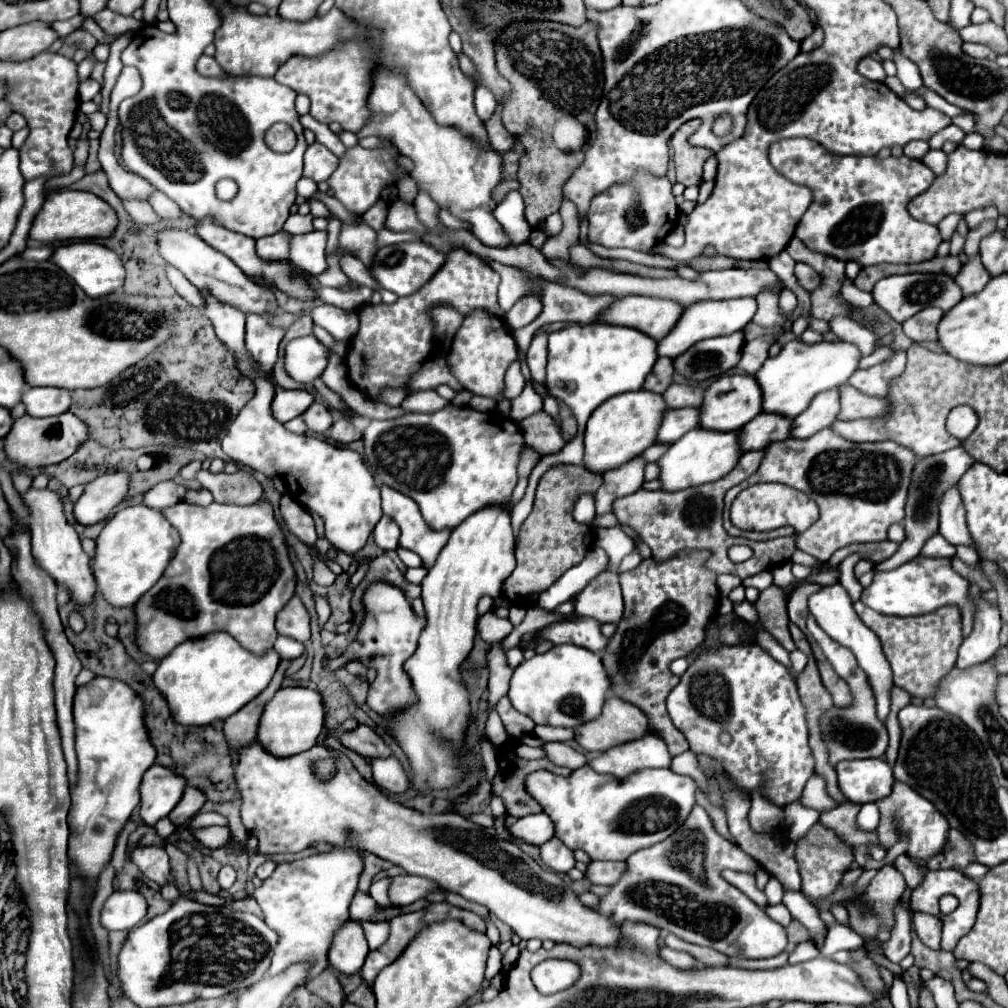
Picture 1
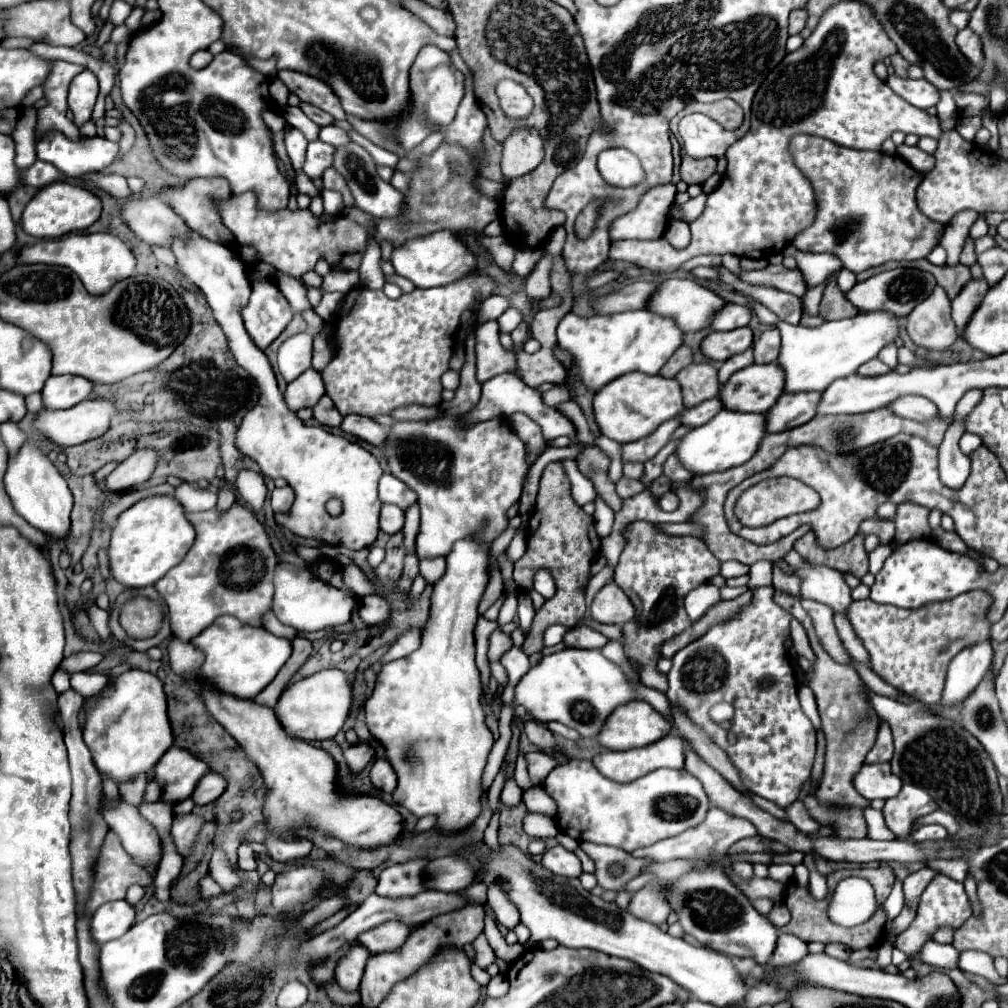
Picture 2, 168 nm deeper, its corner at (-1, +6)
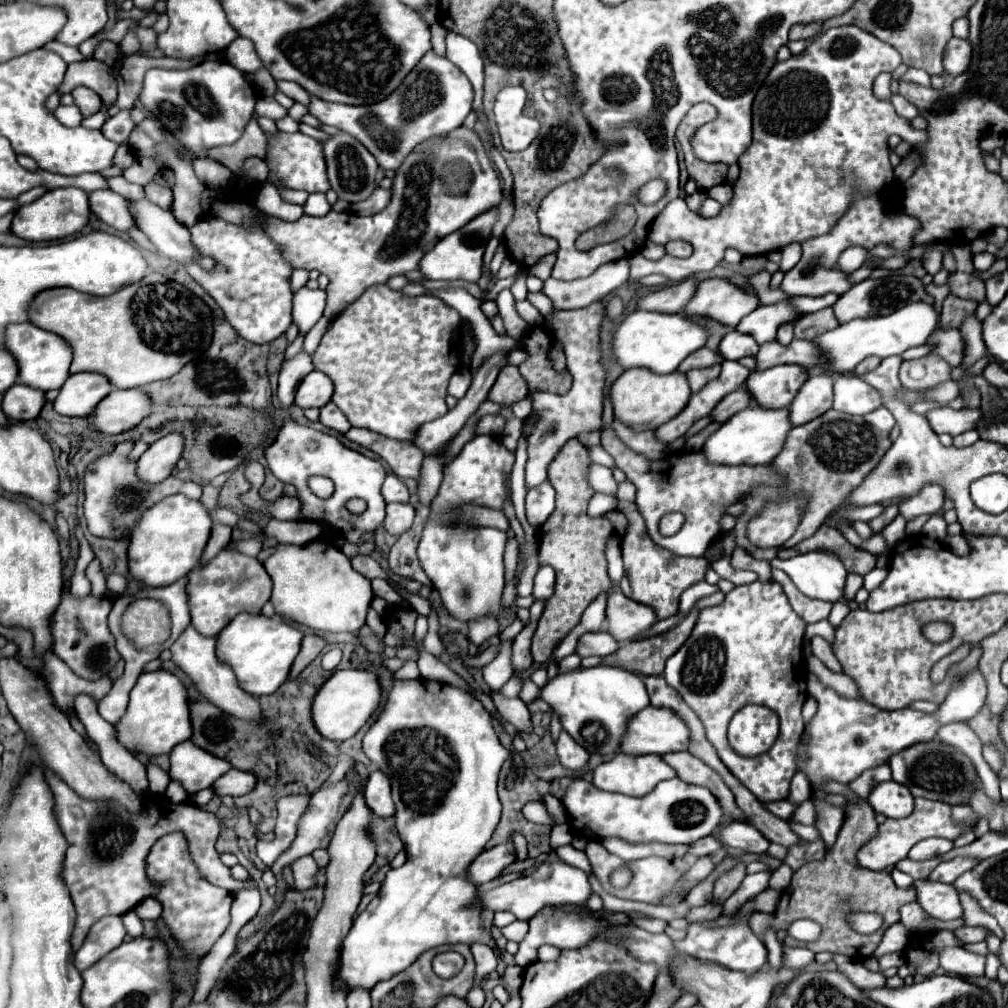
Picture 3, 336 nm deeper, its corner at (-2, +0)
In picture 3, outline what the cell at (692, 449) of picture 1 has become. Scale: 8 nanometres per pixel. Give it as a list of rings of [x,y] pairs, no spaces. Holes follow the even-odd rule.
[[[750,406],[738,414],[734,414],[730,420],[726,420],[704,444],[704,454],[710,462],[716,464],[768,464],[782,452],[786,436],[792,428],[788,420],[788,408],[770,410],[770,408],[758,408]]]

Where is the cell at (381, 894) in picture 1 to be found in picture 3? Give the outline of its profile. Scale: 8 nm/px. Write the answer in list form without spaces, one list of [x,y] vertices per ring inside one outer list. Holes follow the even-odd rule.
[[[394,680],[394,688],[388,696],[388,702],[382,710],[382,714],[378,716],[378,720],[370,726],[370,730],[366,732],[364,736],[364,754],[372,760],[372,764],[386,772],[388,778],[390,778],[390,784],[392,784],[392,798],[394,798],[394,804],[396,804],[396,828],[398,828],[398,834],[404,842],[404,850],[406,850],[406,864],[396,868],[396,870],[388,870],[386,874],[386,880],[382,882],[382,888],[380,892],[374,896],[374,900],[368,904],[368,908],[364,912],[360,912],[354,920],[354,926],[350,930],[350,934],[346,936],[344,940],[344,946],[342,946],[342,956],[340,956],[340,976],[342,976],[342,984],[346,984],[346,990],[352,990],[352,988],[374,988],[374,984],[382,982],[382,980],[388,980],[396,974],[400,974],[402,970],[406,970],[410,964],[414,964],[414,960],[430,950],[430,948],[436,948],[436,946],[442,946],[442,944],[488,944],[490,948],[496,946],[496,942],[492,940],[492,936],[486,932],[484,924],[482,924],[482,908],[480,906],[474,906],[476,900],[478,900],[478,892],[476,892],[476,886],[468,880],[468,866],[472,864],[472,860],[486,848],[486,842],[492,838],[494,830],[496,830],[496,824],[500,820],[500,800],[498,800],[498,794],[496,794],[496,782],[498,782],[498,772],[504,764],[504,760],[510,756],[510,752],[498,742],[498,736],[492,728],[492,716],[482,708],[482,704],[468,692],[456,688],[456,686],[450,686],[450,684],[444,684],[444,682],[436,682],[436,680],[424,680],[424,682],[402,682],[402,680]]]

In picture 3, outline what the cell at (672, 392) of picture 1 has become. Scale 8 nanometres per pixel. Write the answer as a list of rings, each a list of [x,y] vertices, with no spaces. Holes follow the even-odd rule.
[[[710,366],[710,368],[702,368],[702,370],[690,370],[686,376],[688,376],[692,392],[698,392],[704,384],[714,380],[718,374],[720,374],[720,366]]]

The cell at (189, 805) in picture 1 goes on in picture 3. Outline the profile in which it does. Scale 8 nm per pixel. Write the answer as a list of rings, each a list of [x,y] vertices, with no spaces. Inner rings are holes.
[[[228,770],[226,774],[222,774],[214,784],[214,792],[216,796],[244,796],[254,788],[254,780],[256,776],[250,772],[242,772],[242,770]]]

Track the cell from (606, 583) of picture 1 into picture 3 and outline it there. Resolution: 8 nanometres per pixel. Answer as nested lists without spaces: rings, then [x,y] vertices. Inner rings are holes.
[[[620,590],[608,596],[604,630],[612,634],[618,642],[634,640],[638,634],[648,630],[656,620],[658,618],[654,608],[626,598]]]

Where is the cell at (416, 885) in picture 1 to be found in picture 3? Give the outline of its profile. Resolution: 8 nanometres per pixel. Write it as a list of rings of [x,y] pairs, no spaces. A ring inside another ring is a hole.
[[[504,842],[504,844],[498,844],[494,846],[492,850],[484,850],[482,856],[478,856],[470,868],[468,868],[468,876],[470,876],[470,882],[474,882],[476,886],[478,884],[484,884],[484,882],[490,882],[494,880],[504,868],[508,868],[514,860],[516,860],[516,846],[514,842]]]

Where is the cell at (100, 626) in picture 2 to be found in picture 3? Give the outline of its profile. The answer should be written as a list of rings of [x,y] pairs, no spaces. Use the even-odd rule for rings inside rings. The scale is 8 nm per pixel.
[[[64,582],[62,602],[58,604],[56,612],[50,618],[52,638],[54,638],[54,654],[58,658],[62,658],[74,674],[78,674],[84,680],[96,682],[96,680],[108,676],[110,670],[114,670],[120,660],[114,636],[108,628],[108,614],[112,610],[114,600],[110,596],[94,598],[92,594],[88,594],[84,598],[74,598],[68,590],[70,590],[70,582]],[[68,640],[70,640],[72,648],[68,648]]]

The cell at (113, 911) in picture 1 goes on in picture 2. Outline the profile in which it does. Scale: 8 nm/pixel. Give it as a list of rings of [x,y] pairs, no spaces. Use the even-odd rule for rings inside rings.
[[[113,900],[103,904],[91,922],[91,934],[99,944],[123,936],[135,922],[135,908],[127,900]]]

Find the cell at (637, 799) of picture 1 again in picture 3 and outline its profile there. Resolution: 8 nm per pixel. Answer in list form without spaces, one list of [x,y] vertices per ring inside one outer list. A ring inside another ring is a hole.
[[[680,778],[660,782],[654,788],[654,792],[642,798],[602,792],[590,782],[574,780],[568,786],[562,804],[568,810],[568,822],[572,834],[588,840],[618,836],[628,842],[692,844],[694,840],[710,836],[724,816],[718,798],[714,798],[714,794],[708,788],[686,784]]]

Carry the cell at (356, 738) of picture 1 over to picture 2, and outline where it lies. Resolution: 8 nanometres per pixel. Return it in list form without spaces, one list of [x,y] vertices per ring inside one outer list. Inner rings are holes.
[[[359,740],[357,744],[345,746],[345,748],[343,748],[343,756],[345,756],[345,760],[347,760],[347,764],[349,764],[349,768],[351,768],[353,772],[361,772],[361,770],[373,760],[375,748],[369,746],[367,742]]]

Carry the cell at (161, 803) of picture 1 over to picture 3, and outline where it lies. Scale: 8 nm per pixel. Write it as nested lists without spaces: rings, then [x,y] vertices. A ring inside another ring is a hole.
[[[184,740],[170,752],[170,778],[178,780],[188,794],[210,788],[230,768],[230,762],[210,756],[192,740]]]

